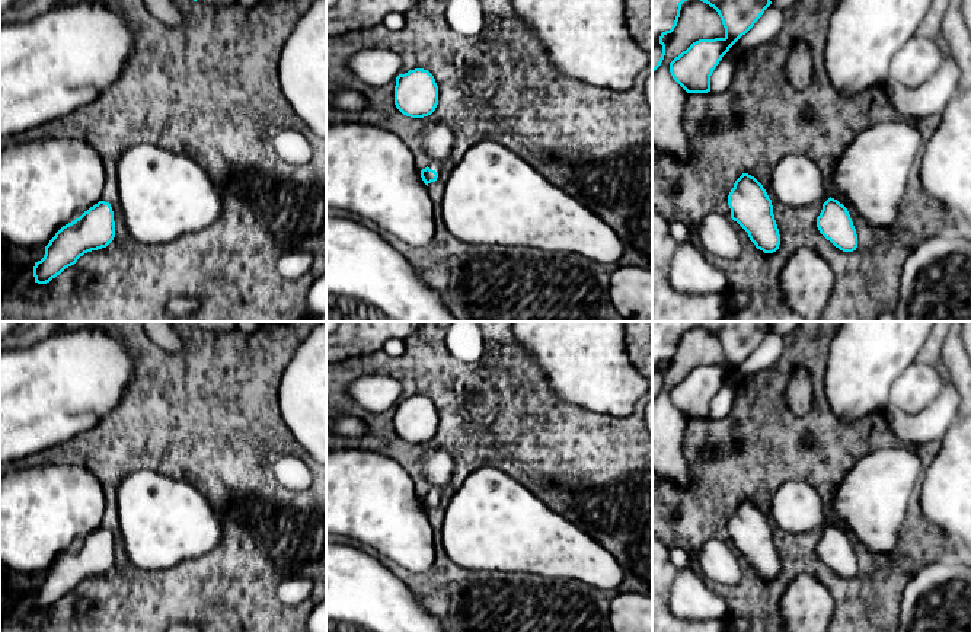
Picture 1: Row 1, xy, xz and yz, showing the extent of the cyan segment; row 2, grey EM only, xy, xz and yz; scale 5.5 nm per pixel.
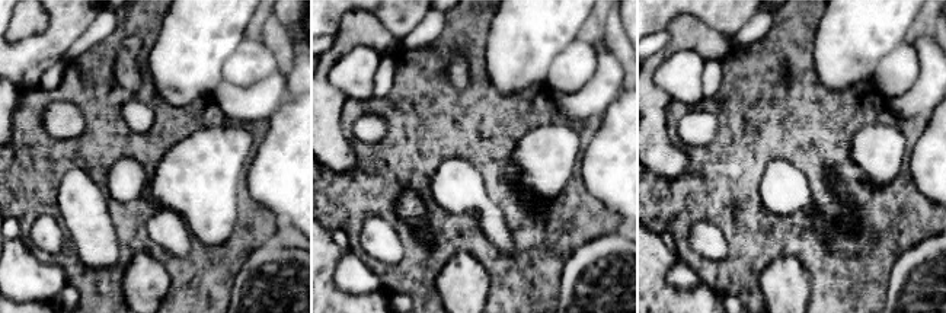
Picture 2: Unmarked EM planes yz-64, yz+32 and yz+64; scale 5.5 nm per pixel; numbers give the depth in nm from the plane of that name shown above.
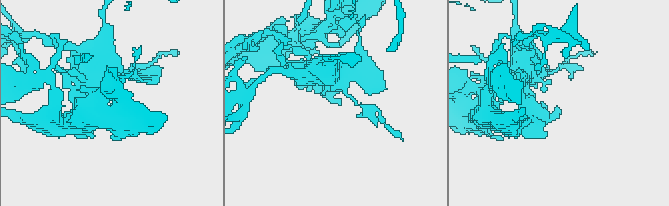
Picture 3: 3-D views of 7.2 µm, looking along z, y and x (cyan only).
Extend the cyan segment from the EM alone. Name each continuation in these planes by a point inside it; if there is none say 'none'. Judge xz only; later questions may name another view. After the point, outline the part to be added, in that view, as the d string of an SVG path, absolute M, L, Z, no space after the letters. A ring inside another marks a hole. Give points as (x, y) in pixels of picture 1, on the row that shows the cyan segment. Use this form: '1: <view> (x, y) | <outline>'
1: xz (437, 139) | M441 122L431 124L421 133L421 141L428 160L428 167L438 173L441 165L448 160L454 146L453 131Z

